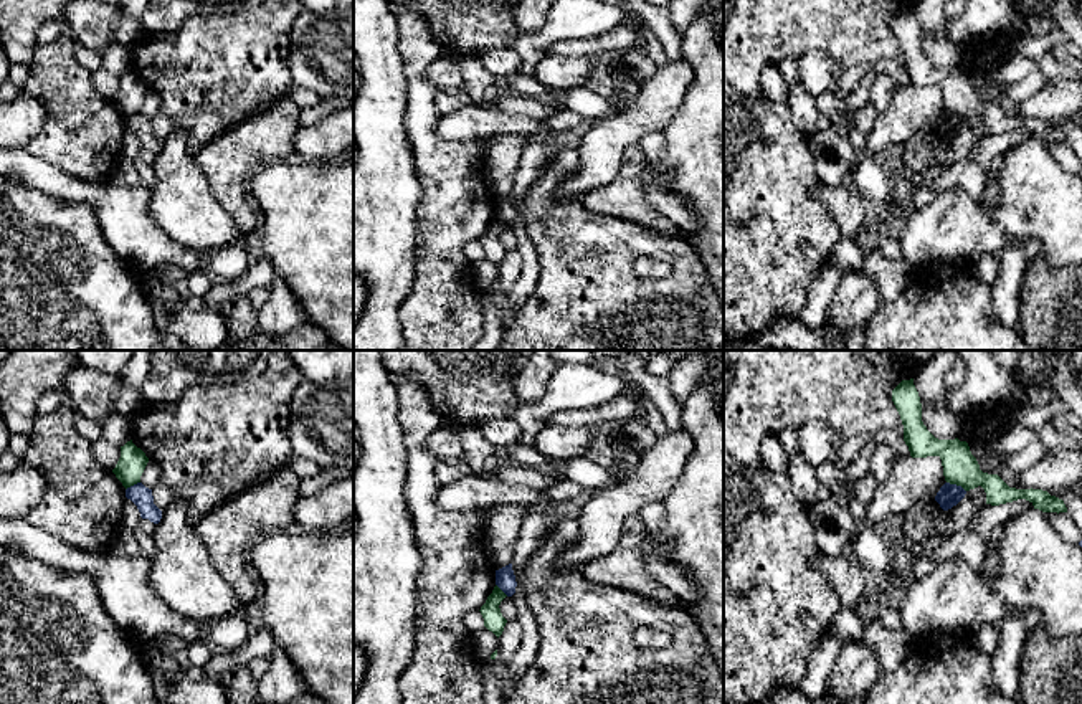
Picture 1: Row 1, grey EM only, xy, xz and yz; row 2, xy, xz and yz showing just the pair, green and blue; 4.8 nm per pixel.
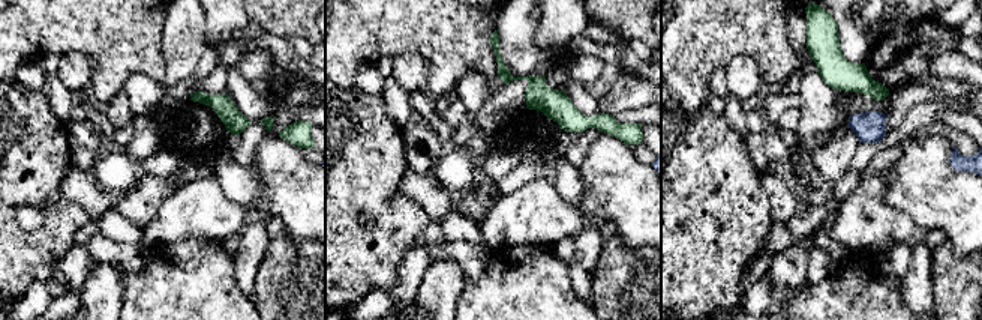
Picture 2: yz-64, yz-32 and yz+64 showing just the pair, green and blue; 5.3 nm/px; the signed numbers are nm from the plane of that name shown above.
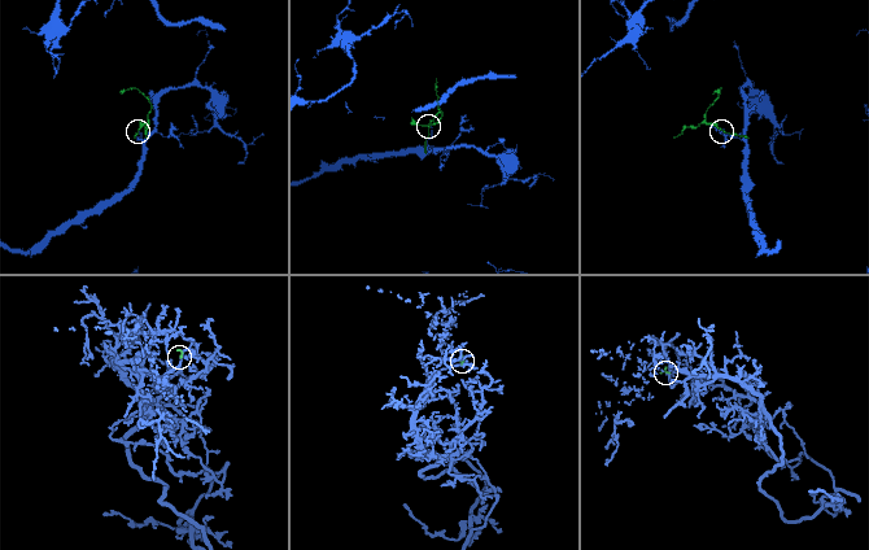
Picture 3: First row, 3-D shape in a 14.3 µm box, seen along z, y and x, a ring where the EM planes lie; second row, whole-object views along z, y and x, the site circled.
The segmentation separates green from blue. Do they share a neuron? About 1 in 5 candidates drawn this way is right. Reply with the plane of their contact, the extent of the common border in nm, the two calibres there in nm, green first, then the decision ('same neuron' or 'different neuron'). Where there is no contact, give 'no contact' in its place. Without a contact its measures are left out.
contact in yz; length 110 nm; calibres 170 and 110 nm; different neuron

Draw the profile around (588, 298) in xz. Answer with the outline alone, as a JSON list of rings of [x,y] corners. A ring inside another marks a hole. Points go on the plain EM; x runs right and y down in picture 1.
[[[563,144],[529,190],[524,220],[539,256],[539,281],[496,350],[724,350],[724,304],[695,248],[682,235],[666,236],[638,223],[590,212],[578,197],[558,200],[555,188],[577,164],[577,150]],[[638,258],[666,261],[672,268],[671,274],[662,279],[641,278],[633,268]]]

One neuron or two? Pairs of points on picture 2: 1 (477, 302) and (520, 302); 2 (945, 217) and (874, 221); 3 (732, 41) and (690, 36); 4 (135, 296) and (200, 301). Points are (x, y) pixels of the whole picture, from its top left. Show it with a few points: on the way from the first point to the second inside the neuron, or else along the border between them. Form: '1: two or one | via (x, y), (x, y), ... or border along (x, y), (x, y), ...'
1: one | via (488, 302), (510, 302)
2: two | border along (883, 197), (916, 226)
3: one | via (721, 36), (700, 36)
4: one | via (152, 299), (183, 301)

